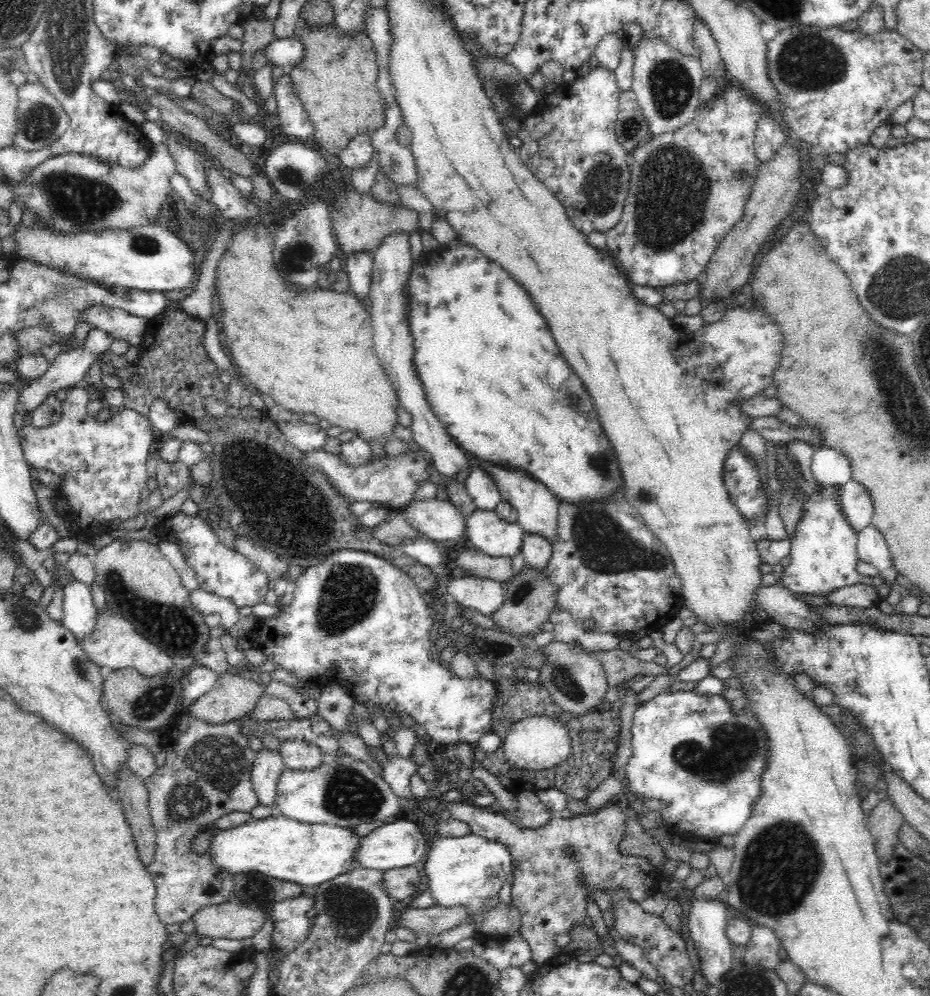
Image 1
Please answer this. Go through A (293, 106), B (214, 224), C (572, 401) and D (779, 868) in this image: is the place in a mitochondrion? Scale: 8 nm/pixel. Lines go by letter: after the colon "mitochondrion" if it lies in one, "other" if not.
A: other
B: other
C: mitochondrion
D: mitochondrion

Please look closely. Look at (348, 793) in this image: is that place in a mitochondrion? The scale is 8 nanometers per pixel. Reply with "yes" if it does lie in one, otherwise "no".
yes

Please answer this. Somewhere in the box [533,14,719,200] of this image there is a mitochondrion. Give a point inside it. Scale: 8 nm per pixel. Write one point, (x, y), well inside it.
(672, 86)

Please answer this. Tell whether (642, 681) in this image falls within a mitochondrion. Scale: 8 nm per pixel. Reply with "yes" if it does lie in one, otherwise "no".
no

